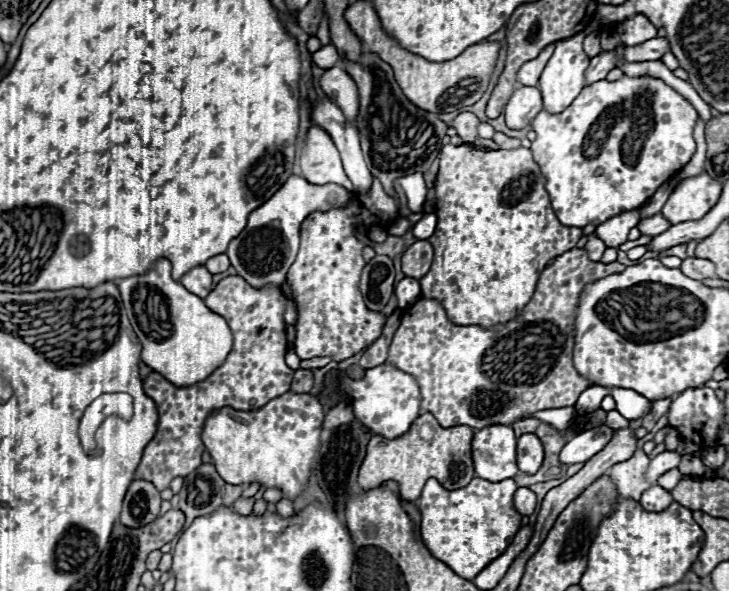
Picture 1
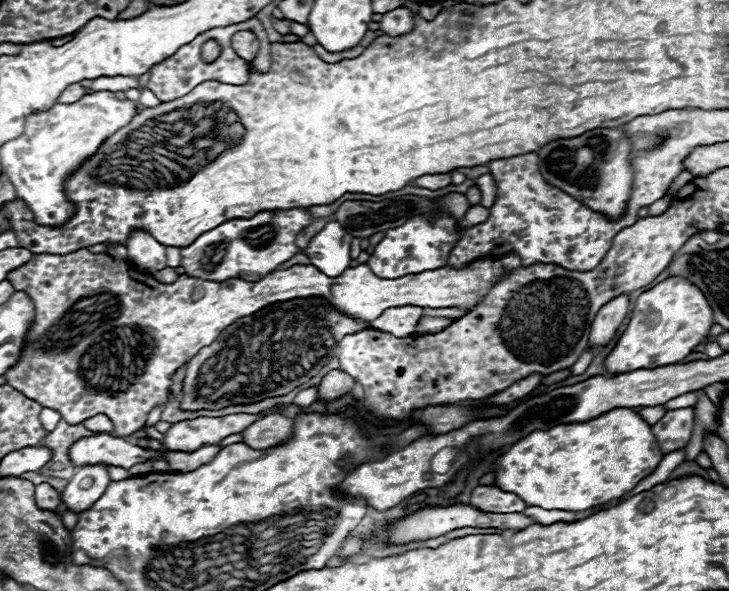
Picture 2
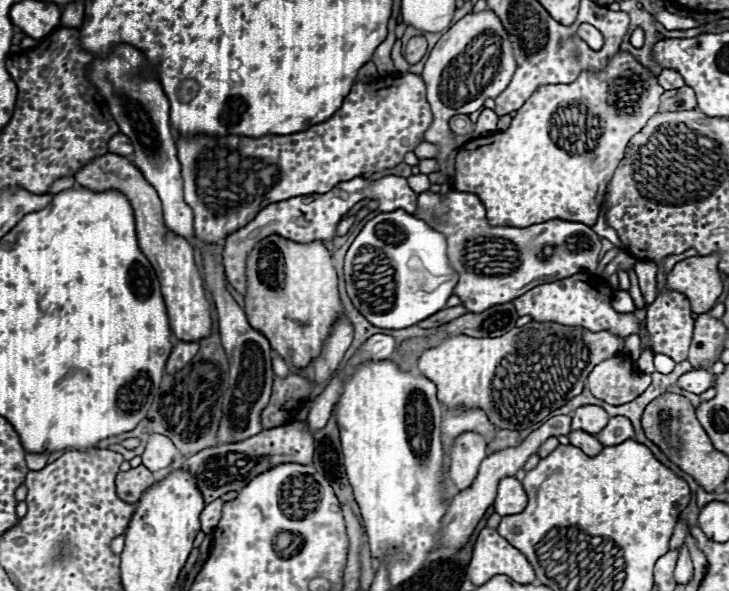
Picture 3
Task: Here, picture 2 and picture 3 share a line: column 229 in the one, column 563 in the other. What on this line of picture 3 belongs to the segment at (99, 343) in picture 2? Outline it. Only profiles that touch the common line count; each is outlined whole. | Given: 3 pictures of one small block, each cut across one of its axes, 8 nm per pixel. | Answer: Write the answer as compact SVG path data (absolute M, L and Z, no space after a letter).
M580 272L570 278L552 282L552 284L542 284L532 288L530 292L522 294L520 298L514 300L518 316L530 316L536 322L556 322L562 326L580 326L590 332L602 332L608 330L620 338L626 338L630 334L640 334L642 342L648 346L648 332L642 324L638 324L634 314L620 314L612 308L612 288L608 282L596 274Z

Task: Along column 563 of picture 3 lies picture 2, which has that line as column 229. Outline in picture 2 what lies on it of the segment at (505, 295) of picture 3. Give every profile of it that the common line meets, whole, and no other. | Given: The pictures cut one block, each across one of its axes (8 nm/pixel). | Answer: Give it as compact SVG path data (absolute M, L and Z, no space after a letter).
M290 208L290 210L266 210L258 212L252 218L234 218L204 236L196 238L190 246L182 250L182 266L186 268L188 276L222 282L230 278L242 278L248 282L256 282L266 274L274 272L280 264L290 260L298 246L294 244L296 236L312 224L312 216L304 208Z

